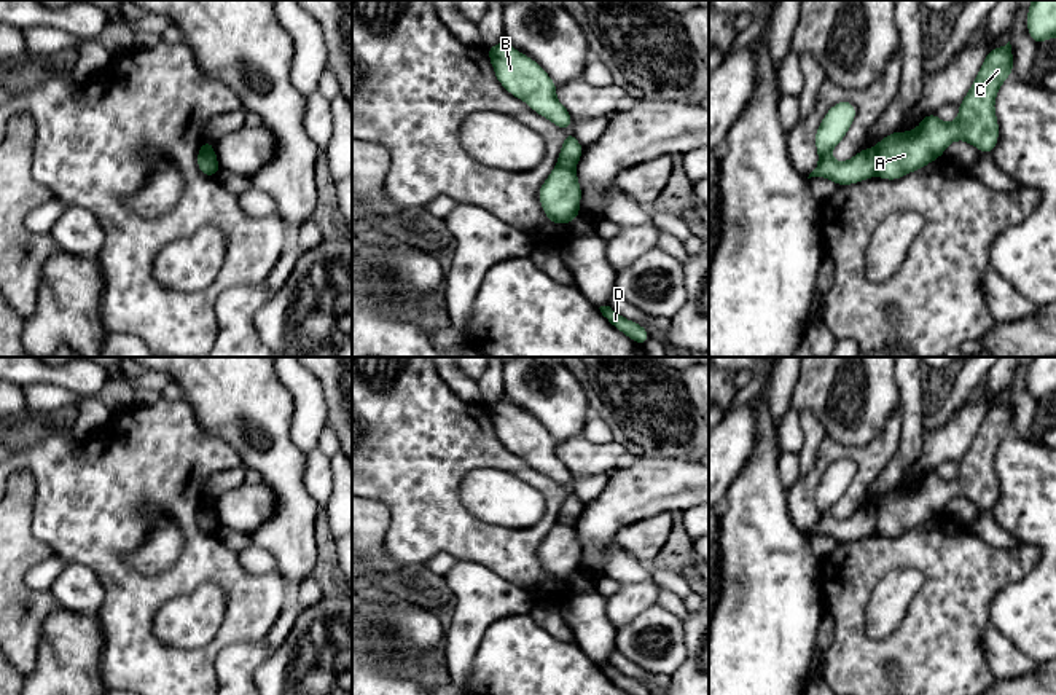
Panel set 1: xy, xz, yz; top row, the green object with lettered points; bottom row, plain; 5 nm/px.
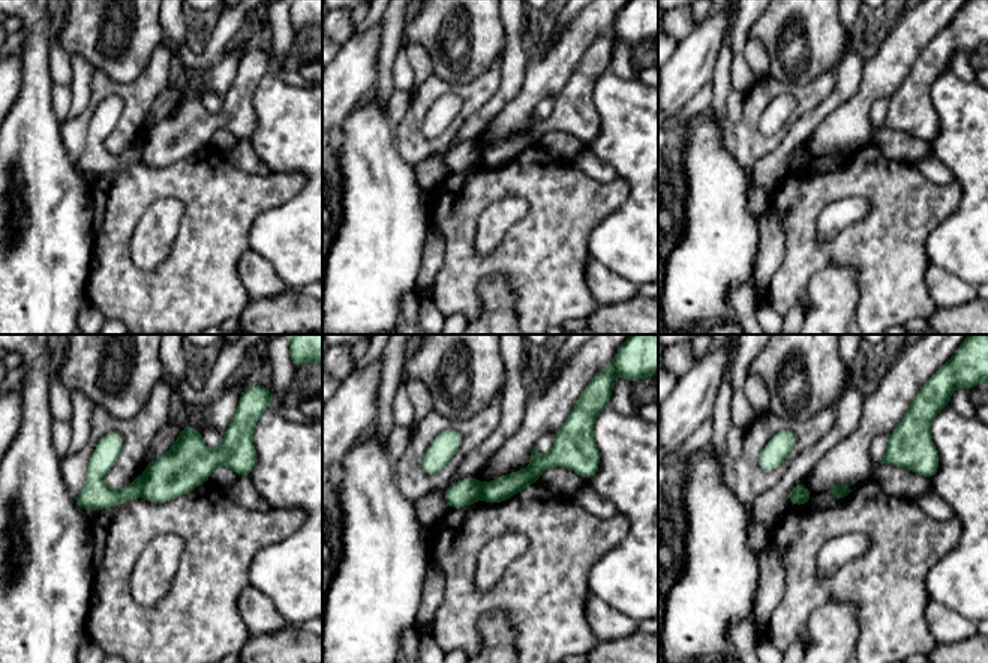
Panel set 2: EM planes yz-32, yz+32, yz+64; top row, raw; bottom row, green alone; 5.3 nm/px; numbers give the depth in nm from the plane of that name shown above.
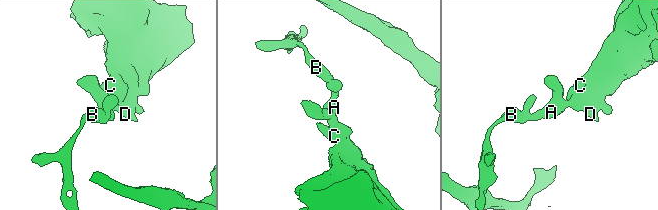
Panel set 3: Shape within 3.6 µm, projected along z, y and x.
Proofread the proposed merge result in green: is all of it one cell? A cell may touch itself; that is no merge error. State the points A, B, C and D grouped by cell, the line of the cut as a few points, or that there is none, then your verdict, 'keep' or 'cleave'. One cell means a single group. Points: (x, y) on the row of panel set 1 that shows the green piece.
A C D / B; cut in yz along (875, 147), (876, 174); cleave

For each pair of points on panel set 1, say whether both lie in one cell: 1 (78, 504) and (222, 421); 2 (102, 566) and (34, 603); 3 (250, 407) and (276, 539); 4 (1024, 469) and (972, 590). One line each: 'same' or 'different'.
1: different
2: different
3: same
4: different

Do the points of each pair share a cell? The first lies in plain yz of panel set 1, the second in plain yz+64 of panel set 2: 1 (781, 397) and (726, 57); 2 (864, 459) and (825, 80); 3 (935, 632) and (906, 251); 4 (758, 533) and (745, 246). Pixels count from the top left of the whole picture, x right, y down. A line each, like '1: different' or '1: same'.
1: same
2: same
3: same
4: same

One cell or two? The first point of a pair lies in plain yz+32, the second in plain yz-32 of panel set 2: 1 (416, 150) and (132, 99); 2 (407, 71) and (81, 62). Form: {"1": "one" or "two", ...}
{"1": "one", "2": "two"}

